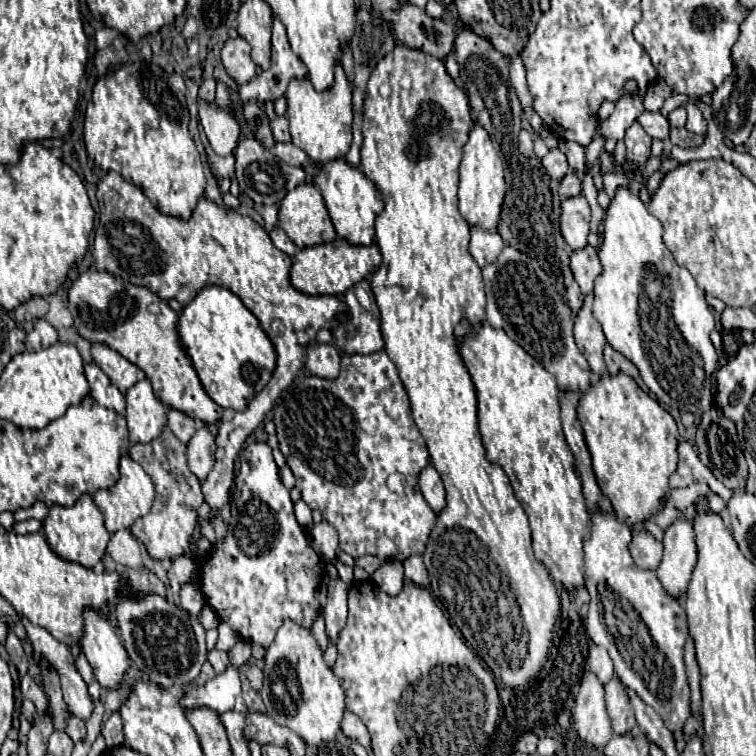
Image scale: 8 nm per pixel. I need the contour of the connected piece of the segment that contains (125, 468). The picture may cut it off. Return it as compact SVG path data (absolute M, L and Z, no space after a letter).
M124 455L120 459L120 479L118 479L118 483L114 487L110 487L110 489L102 489L102 491L94 493L94 503L104 515L104 525L108 529L108 533L114 533L118 529L128 529L136 519L144 517L150 511L152 501L154 501L152 479L128 455Z

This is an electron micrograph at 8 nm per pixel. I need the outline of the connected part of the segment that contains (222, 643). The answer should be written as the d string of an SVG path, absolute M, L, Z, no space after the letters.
M220 623L218 633L220 633L220 637L218 637L216 649L220 649L220 651L228 651L228 649L232 649L232 647L236 645L238 635L236 635L236 631L232 631L232 627L228 627L228 623Z

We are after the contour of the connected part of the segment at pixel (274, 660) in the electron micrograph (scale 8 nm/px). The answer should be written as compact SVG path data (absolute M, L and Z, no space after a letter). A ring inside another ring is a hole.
M286 619L278 629L274 643L264 655L264 687L260 691L266 713L280 725L298 733L308 745L318 745L322 741L332 741L340 731L340 721L344 713L344 691L340 679L334 675L332 667L324 661L324 651L318 647L314 633L292 619ZM278 673L292 699L278 699Z

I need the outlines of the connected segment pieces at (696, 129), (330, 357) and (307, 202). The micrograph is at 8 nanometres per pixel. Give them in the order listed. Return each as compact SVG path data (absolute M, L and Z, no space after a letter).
M688 99L682 107L686 109L686 115L688 115L688 119L686 119L686 129L696 134L706 135L706 119L704 119L700 107L696 105L696 101Z
M308 343L306 347L306 369L310 375L322 379L336 379L340 373L340 353L336 347L324 343Z
M312 183L298 185L282 199L278 209L278 225L300 249L336 239L324 199Z

